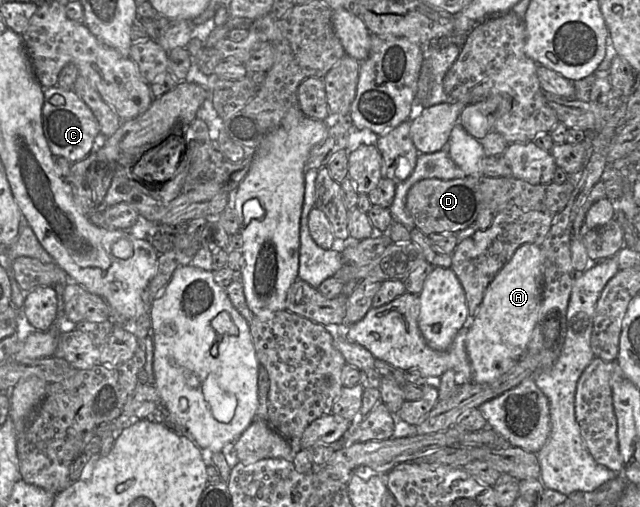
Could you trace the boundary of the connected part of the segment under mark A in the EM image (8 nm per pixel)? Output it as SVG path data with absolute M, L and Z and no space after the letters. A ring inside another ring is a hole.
M526 243L515 251L487 287L465 340L472 367L472 382L489 384L496 381L525 355L538 321L543 272L544 255L541 246Z

